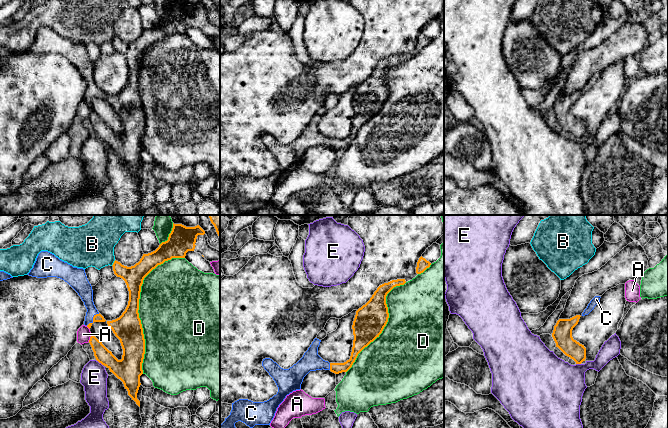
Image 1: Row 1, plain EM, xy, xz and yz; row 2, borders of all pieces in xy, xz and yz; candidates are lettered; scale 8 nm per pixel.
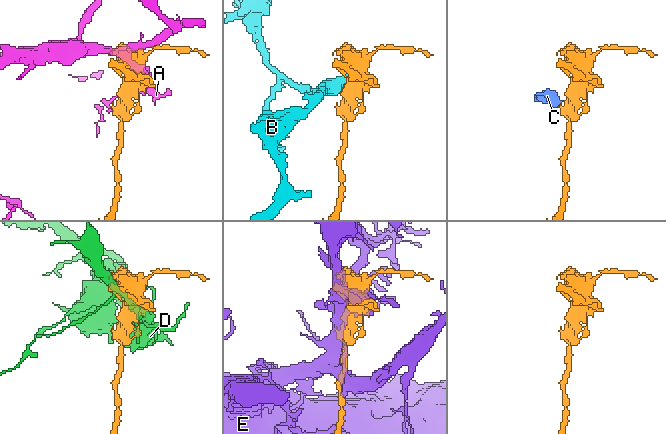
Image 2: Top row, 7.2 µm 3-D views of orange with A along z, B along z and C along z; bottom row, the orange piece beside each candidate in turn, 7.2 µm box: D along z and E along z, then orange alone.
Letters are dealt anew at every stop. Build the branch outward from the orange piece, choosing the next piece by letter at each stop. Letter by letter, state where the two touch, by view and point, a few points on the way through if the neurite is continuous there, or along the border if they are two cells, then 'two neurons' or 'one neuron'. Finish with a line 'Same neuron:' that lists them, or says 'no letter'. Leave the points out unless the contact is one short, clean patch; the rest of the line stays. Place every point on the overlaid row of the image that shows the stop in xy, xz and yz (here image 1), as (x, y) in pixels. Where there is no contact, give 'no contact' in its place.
A: meets orange in xy at (90, 338); two neurons
B: meets orange in xy at (113, 263); border along xy (115, 260), (111, 265); two neurons
C: meets orange in xy at (93, 319); runs through xy (98, 317), (93, 319), (84, 290); one neuron
D: meets orange in xy at (138, 306); two neurons
E: meets orange in xy at (100, 362); two neurons
Same neuron: C

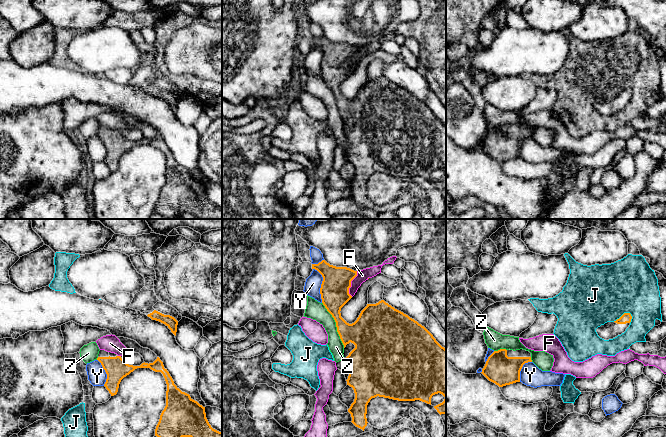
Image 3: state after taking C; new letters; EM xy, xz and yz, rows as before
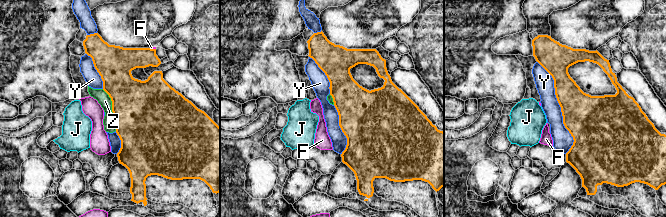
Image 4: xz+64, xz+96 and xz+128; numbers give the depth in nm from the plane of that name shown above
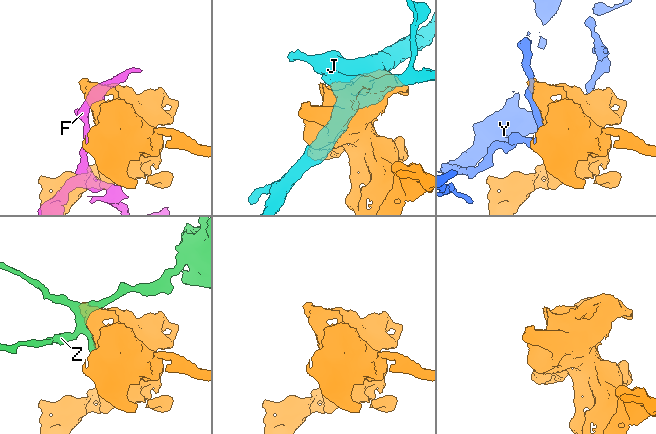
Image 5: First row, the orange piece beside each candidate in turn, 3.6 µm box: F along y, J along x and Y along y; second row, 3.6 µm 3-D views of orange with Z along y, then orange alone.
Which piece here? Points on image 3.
F: meets orange in xz at (350, 284); border along xz (357, 271), (349, 288), (351, 296); two neurons
J: meets orange in yz at (623, 314); two neurons
Y: meets orange in xz at (321, 285); two neurons
Z: meets orange in xz at (336, 325); two neurons
Same neuron: no letter

